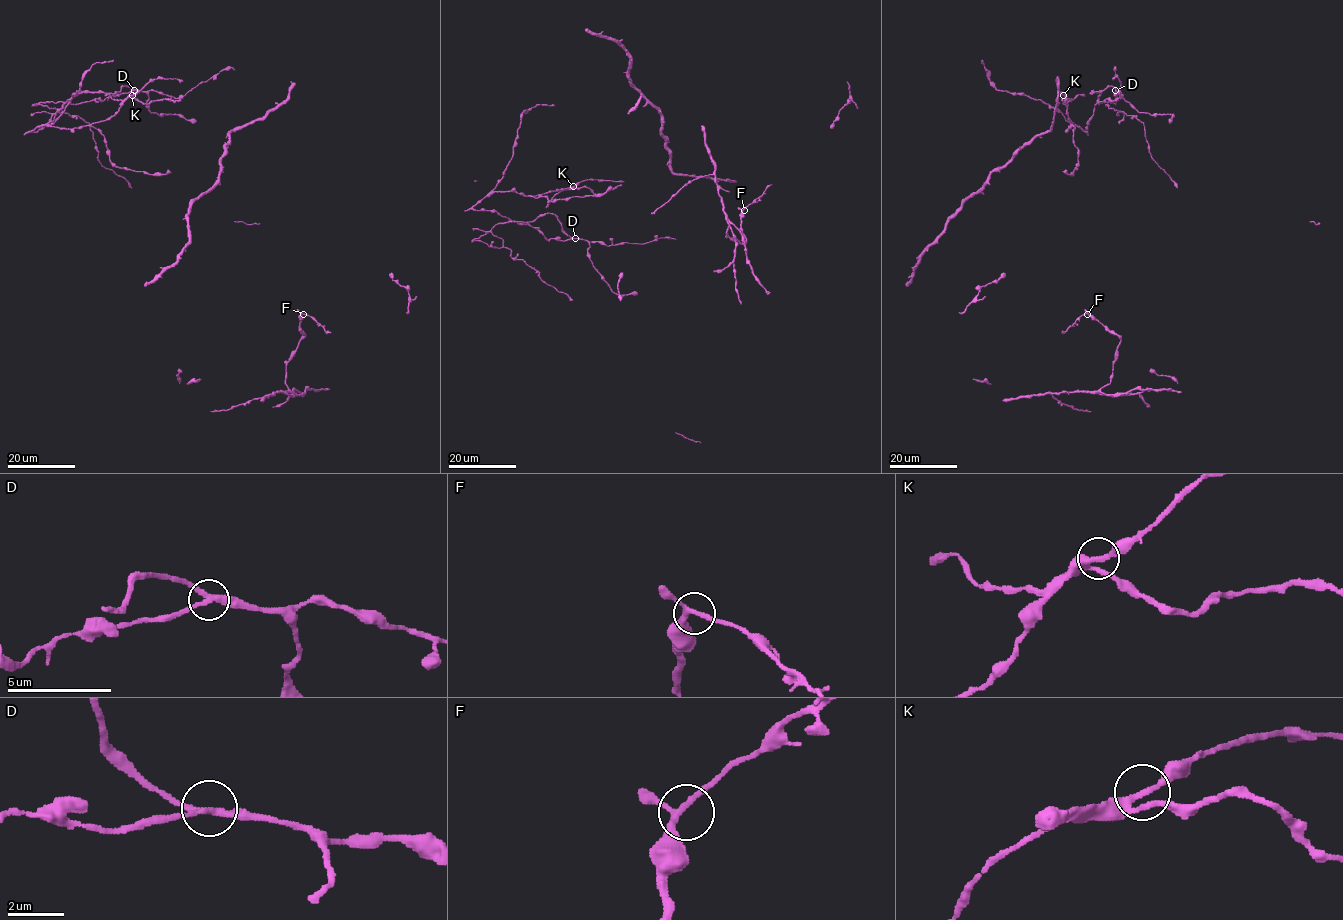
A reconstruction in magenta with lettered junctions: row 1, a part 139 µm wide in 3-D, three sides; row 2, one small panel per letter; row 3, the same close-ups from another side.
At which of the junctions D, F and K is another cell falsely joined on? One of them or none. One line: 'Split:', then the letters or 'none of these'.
Split: D

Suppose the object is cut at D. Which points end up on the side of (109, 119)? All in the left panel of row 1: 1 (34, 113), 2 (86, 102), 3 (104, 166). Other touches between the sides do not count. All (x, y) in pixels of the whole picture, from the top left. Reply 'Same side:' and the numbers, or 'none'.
Same side: none

